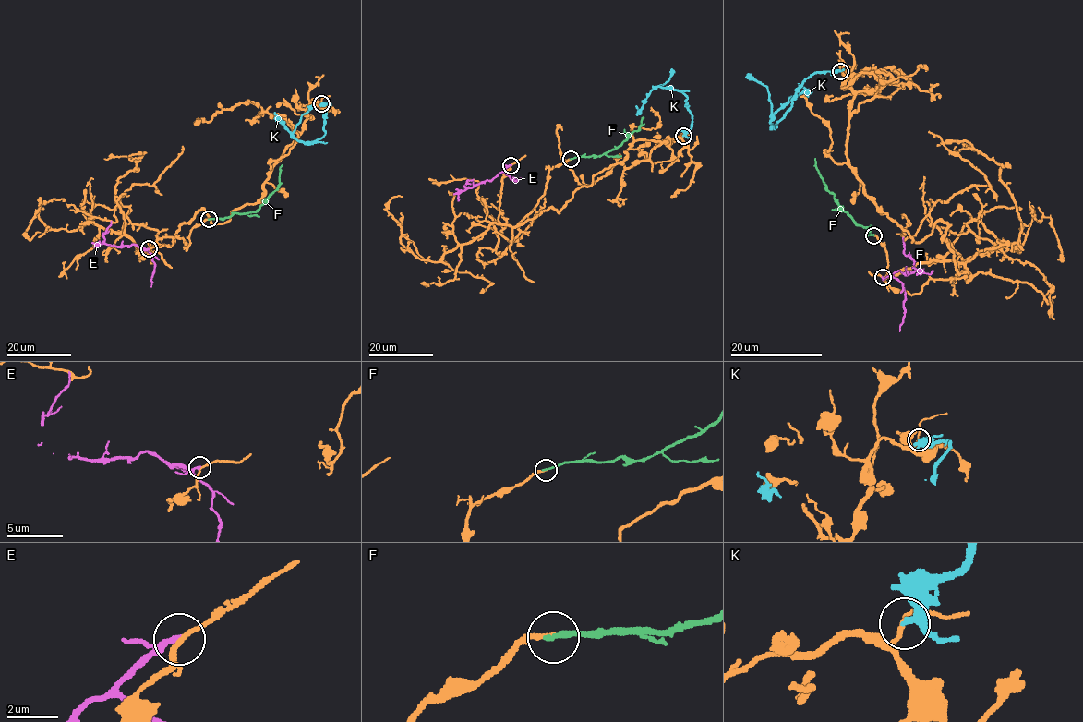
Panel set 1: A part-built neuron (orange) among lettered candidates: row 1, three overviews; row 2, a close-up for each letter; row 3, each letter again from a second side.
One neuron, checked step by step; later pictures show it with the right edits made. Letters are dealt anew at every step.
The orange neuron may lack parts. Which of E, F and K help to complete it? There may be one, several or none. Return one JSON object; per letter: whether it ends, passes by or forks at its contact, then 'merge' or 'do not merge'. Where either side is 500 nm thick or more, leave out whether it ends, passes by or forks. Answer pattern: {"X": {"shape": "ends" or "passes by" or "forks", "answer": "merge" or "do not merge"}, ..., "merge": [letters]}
{"E": {"shape": "ends", "answer": "do not merge"}, "F": {"shape": "ends", "answer": "merge"}, "K": {"shape": "passes by", "answer": "do not merge"}, "merge": ["F"]}

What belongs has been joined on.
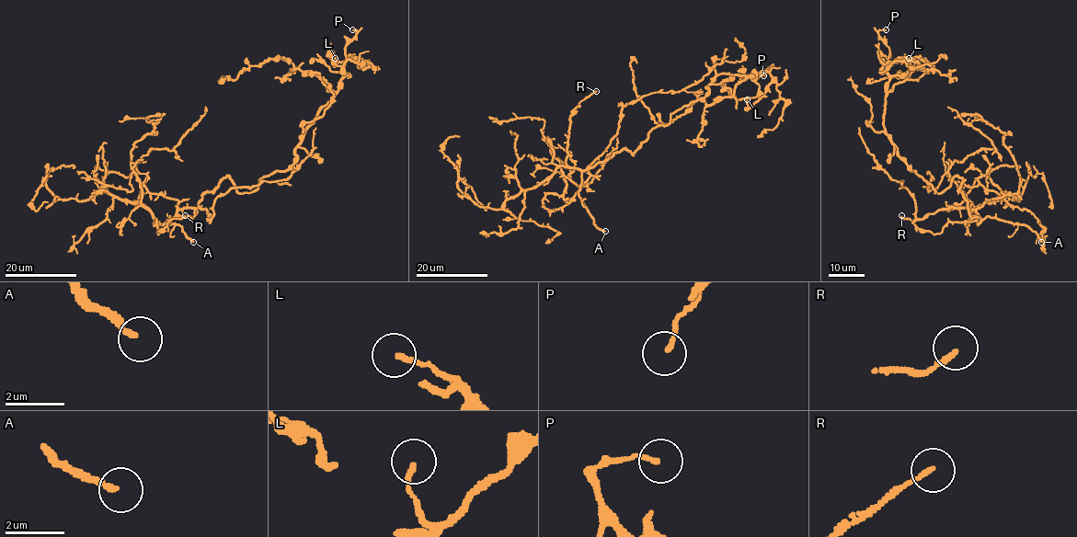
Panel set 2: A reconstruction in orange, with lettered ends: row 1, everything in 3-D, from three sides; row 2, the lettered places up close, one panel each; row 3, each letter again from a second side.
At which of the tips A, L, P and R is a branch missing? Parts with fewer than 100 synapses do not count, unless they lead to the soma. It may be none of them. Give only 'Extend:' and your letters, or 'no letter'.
Extend: A

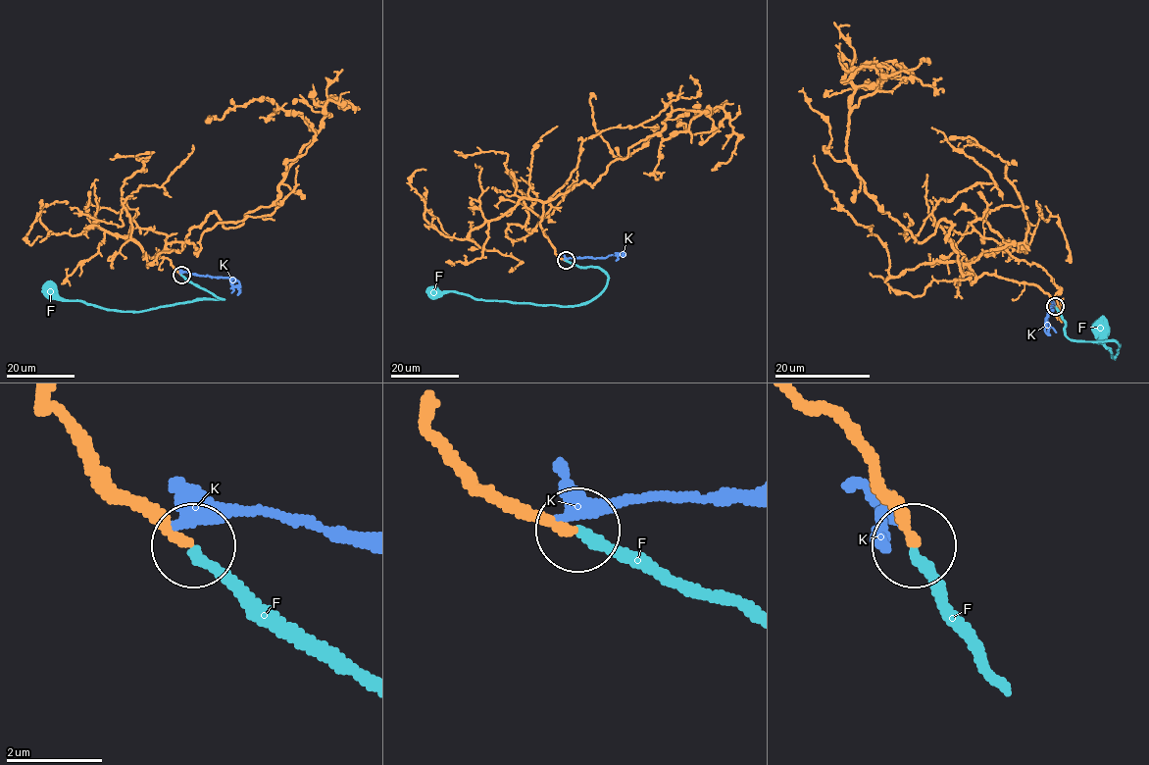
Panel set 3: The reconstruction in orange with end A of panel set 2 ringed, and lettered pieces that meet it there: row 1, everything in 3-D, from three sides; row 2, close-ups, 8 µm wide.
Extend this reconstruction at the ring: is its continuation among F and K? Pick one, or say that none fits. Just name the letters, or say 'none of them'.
F

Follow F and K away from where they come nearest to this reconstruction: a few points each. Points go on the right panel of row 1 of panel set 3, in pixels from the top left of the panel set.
F: (1056, 307), (1065, 321), (1064, 332), (1075, 341), (1114, 341), (1119, 345), (1114, 358), (1098, 342), (1100, 329)
K: (1054, 304), (1052, 303), (1052, 310), (1048, 312), (1045, 329), (1050, 335)

